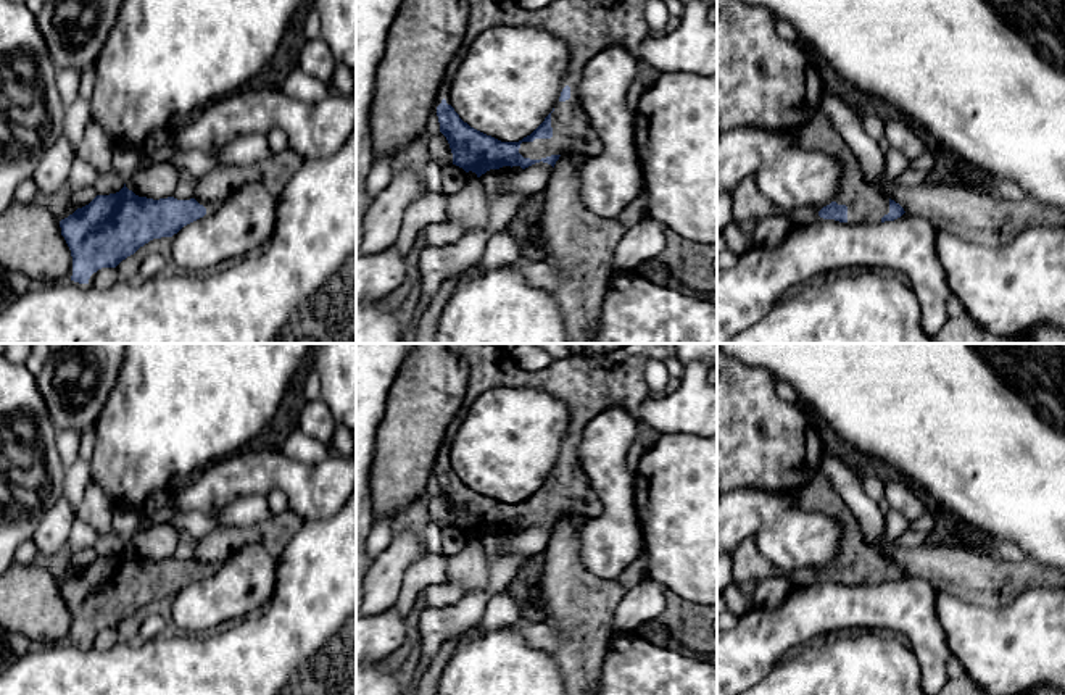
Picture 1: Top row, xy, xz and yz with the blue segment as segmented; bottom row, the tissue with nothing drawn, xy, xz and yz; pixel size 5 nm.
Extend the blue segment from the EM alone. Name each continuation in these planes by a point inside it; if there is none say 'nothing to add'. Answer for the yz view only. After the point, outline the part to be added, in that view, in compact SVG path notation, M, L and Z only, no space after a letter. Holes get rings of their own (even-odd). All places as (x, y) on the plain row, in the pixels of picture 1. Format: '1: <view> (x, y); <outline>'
1: yz (866, 565); M815 474L799 493L796 505L823 513L841 524L843 540L836 564L847 568L849 584L880 584L889 574L889 558L864 540L856 516L825 476Z

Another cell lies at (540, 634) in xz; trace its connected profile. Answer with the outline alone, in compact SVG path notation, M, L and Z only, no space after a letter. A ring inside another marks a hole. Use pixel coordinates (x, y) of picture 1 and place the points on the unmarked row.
M520 619L514 629L535 648L553 653L559 645L559 634L548 621Z

